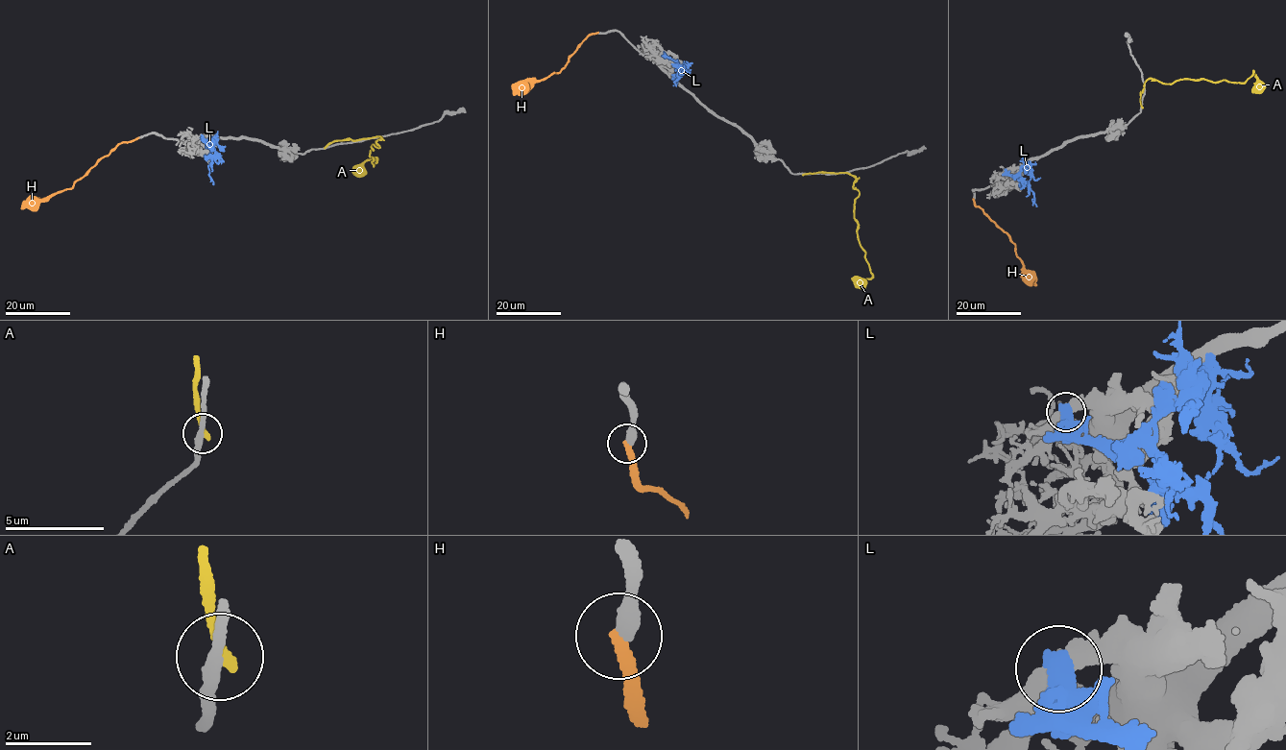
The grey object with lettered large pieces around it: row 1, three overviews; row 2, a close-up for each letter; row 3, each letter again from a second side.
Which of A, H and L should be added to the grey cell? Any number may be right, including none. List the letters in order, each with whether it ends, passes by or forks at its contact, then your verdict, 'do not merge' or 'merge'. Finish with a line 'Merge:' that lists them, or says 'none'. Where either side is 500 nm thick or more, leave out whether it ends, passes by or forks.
A: it ends there; do not merge
H: it ends there; merge
L: do not merge
Merge: H

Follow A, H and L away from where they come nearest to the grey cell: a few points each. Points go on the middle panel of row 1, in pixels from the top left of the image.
A: (803, 174), (845, 173), (855, 177), (853, 187), (859, 196), (854, 218), (872, 275), (861, 282)
H: (598, 32), (583, 41), (558, 72), (513, 94)
L: (663, 56), (681, 64), (680, 73), (690, 73)

